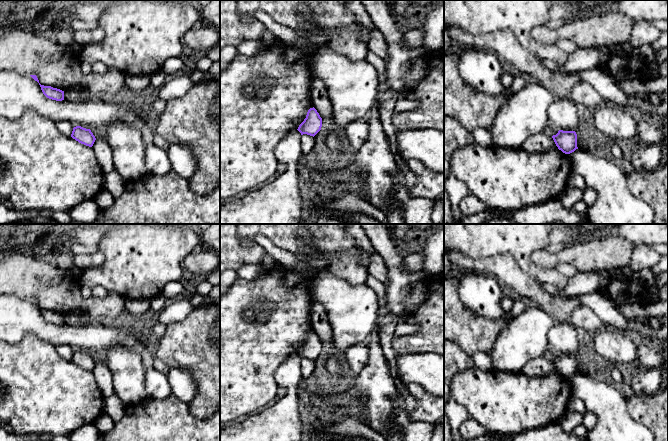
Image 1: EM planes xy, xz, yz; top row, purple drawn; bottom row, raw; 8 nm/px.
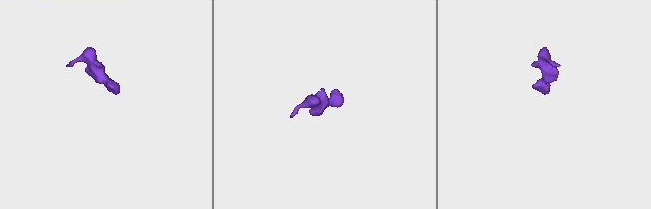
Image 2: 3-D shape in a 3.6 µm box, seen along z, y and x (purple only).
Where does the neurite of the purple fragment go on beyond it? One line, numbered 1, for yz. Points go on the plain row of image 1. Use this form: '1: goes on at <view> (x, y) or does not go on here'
1: does not go on here

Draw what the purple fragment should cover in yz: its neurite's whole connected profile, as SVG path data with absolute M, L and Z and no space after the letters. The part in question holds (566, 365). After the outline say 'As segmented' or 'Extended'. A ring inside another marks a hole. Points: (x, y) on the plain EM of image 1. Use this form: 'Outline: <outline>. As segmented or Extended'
Outline: M559 354L556 359L552 360L556 370L565 378L574 376L577 371L577 358L575 355Z. As segmented

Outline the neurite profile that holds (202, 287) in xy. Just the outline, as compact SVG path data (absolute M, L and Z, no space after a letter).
M205 278L196 280L192 287L192 292L202 297L208 297L213 285L210 284Z

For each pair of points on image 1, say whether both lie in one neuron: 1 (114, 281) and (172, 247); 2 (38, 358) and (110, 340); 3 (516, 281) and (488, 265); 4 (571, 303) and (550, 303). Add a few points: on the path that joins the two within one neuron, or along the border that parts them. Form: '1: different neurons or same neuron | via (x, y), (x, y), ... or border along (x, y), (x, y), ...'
1: same neuron | via (128, 270), (143, 258), (158, 251)
2: different neurons | border along (34, 336), (49, 342), (55, 347)
3: same neuron | via (509, 274), (501, 266), (495, 265)
4: same neuron | via (566, 303), (555, 303)

